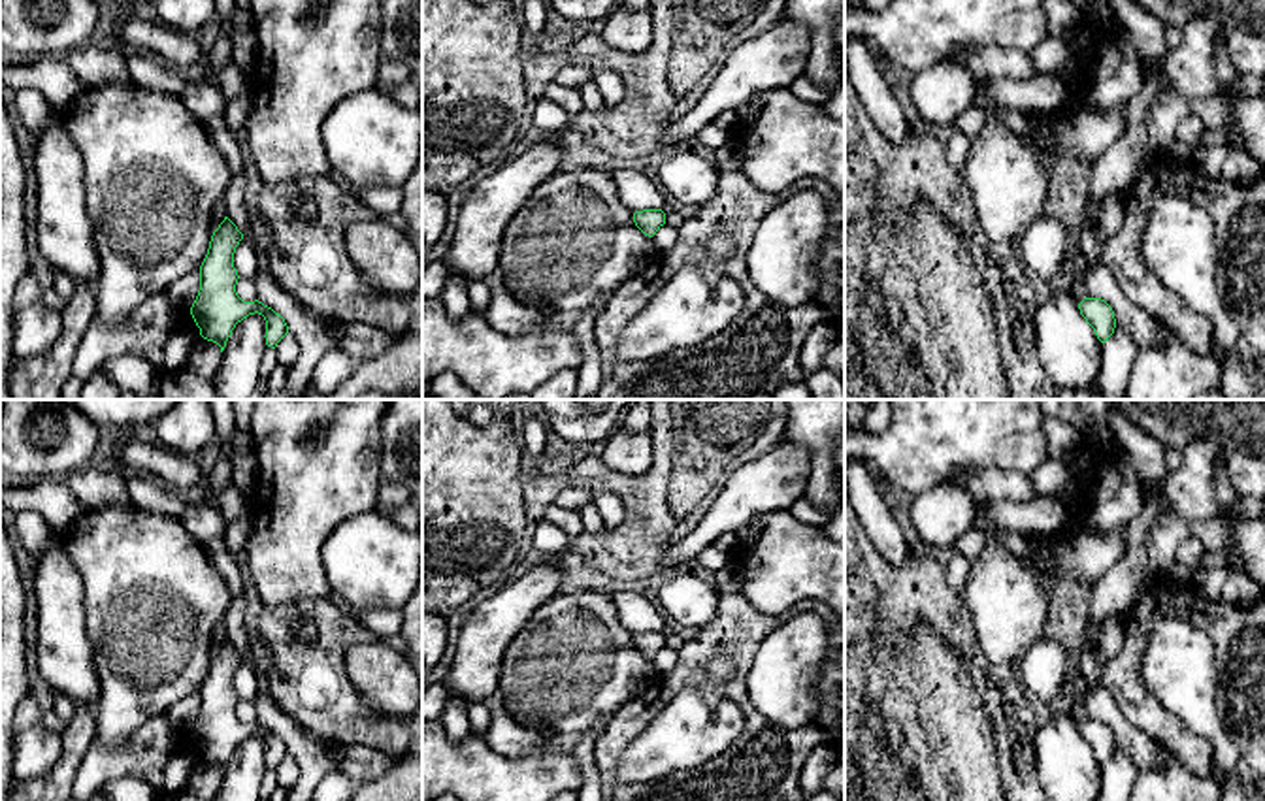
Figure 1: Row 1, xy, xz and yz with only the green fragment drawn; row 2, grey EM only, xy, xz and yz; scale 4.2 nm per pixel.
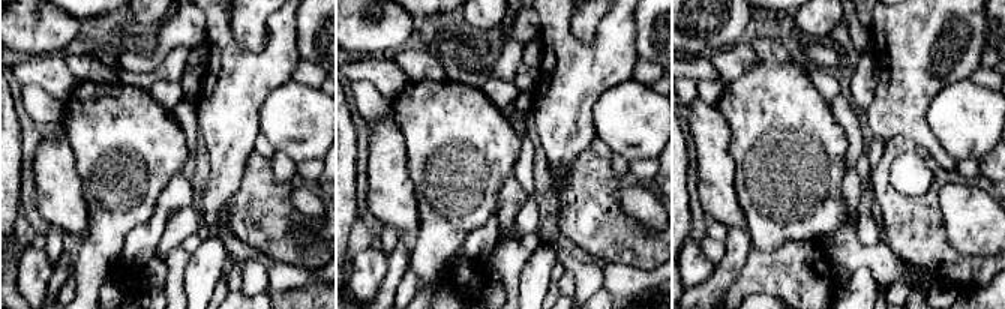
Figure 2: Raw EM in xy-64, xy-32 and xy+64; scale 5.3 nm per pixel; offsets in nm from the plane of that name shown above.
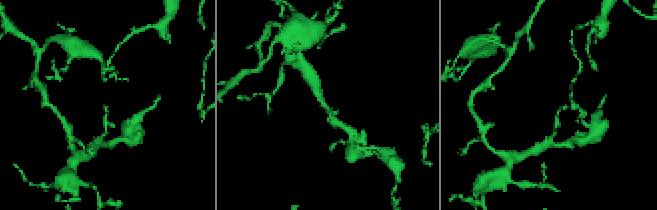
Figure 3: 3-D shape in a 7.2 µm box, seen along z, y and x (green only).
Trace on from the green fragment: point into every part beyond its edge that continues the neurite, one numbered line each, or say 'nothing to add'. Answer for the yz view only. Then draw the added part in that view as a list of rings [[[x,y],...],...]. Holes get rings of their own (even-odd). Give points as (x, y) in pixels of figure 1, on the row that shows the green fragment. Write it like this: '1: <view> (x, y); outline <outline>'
nothing to add

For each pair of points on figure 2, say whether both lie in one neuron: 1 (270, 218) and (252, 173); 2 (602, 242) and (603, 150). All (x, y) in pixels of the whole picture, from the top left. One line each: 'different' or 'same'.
1: same
2: different

